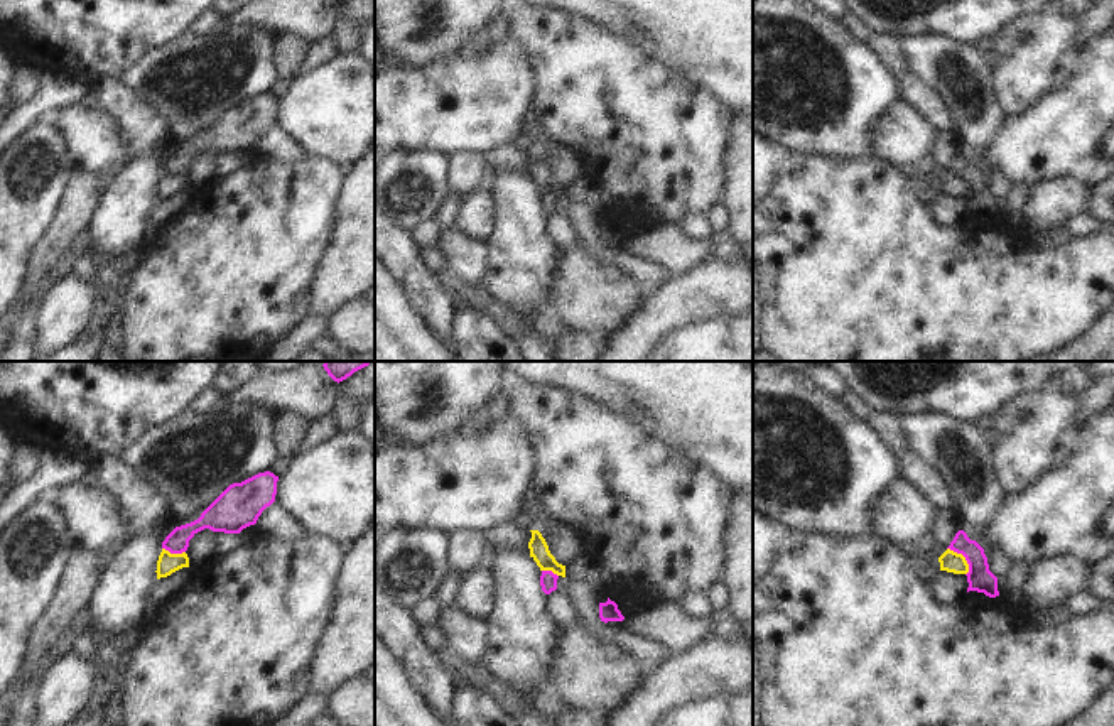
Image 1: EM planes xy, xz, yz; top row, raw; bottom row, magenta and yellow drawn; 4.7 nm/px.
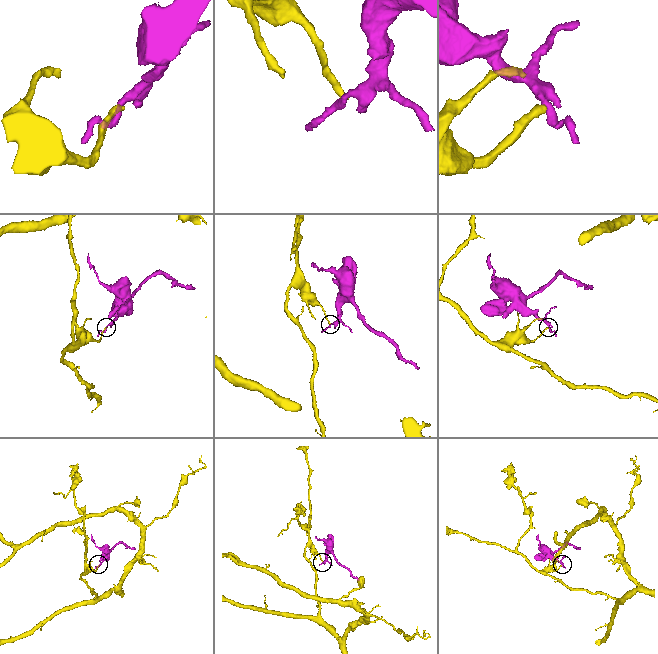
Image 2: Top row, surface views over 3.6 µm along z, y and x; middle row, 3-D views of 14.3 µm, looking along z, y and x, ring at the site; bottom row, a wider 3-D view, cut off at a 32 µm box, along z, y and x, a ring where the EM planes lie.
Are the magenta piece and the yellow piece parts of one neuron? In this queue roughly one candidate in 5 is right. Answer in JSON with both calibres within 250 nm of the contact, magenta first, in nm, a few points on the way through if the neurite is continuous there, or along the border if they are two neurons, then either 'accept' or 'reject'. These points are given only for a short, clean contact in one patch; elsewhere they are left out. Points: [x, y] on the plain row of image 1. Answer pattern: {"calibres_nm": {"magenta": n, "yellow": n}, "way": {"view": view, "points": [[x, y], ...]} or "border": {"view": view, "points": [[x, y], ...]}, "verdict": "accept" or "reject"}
{"calibres_nm": {"magenta": 120, "yellow": 100}, "border": {"view": "yz", "points": [[947, 169], [964, 179], [967, 186], [966, 196]]}, "verdict": "reject"}

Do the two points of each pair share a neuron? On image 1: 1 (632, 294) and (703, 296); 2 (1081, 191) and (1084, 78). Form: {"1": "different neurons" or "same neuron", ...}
{"1": "different neurons", "2": "different neurons"}

